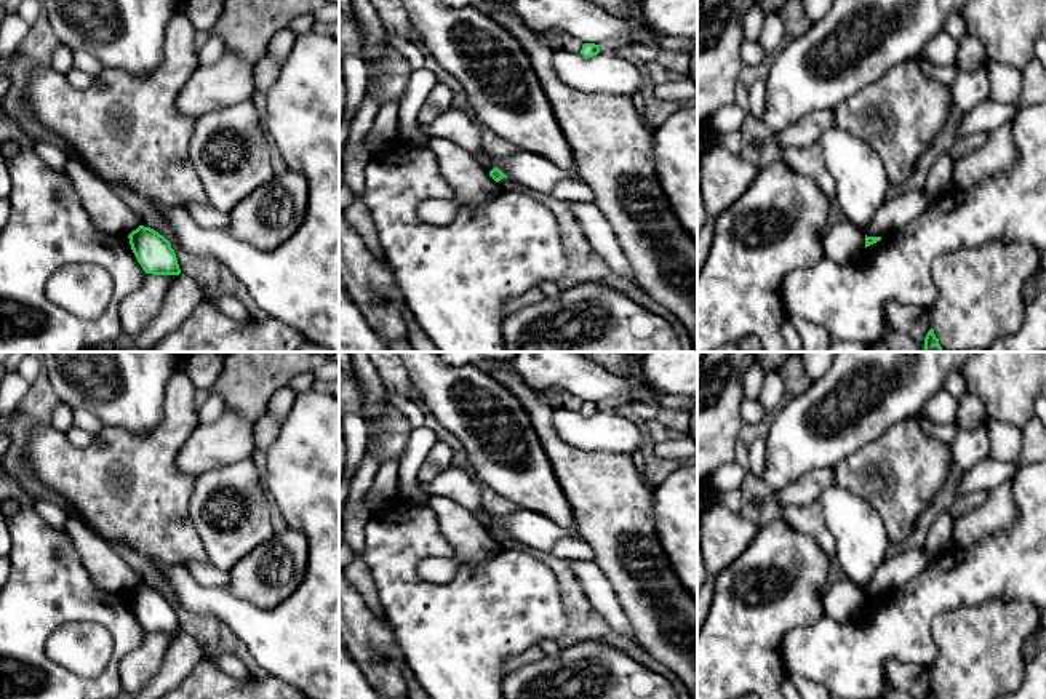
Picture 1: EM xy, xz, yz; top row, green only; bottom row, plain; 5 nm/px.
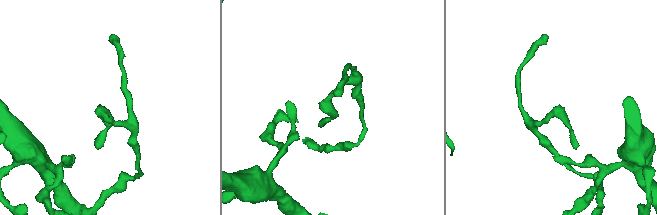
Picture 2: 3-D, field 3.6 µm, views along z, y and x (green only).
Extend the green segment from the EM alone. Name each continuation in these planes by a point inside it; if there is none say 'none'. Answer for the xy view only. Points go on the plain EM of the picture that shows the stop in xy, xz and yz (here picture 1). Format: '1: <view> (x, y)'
none

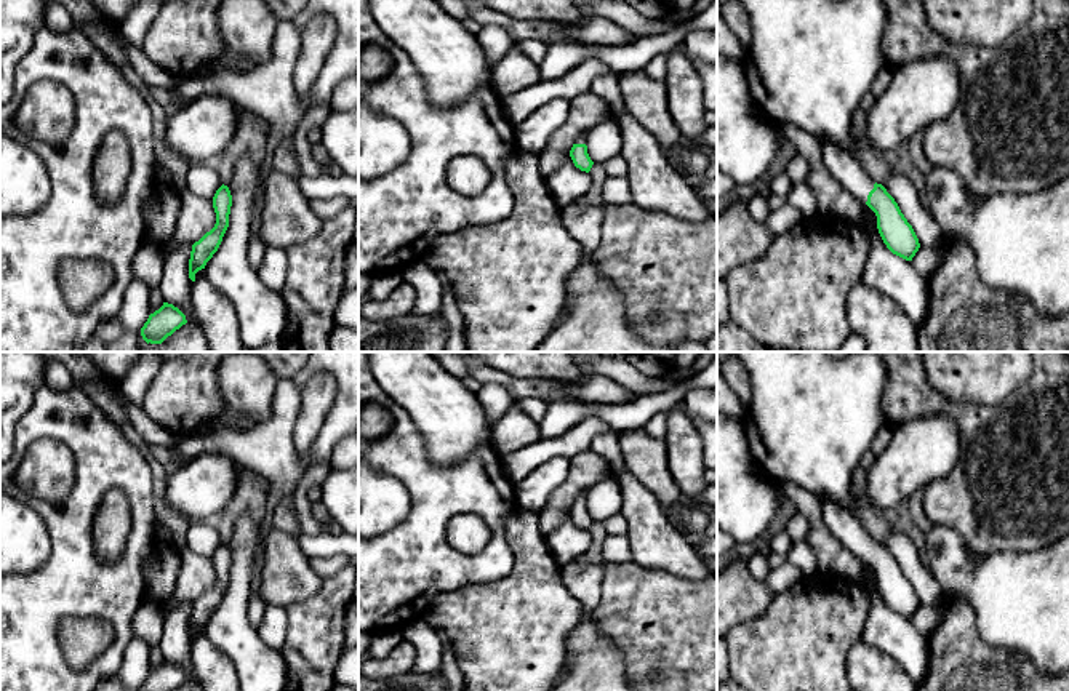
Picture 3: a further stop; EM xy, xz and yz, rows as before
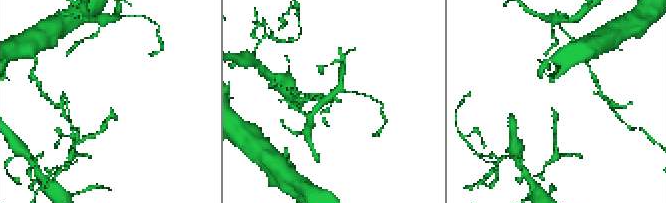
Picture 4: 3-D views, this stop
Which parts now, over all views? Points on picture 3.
1: yz (844, 525)

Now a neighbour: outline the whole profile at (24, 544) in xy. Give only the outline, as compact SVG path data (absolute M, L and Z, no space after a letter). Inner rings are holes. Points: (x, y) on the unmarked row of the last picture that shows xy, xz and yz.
M0 489L0 573L27 574L51 555L48 528L40 513Z

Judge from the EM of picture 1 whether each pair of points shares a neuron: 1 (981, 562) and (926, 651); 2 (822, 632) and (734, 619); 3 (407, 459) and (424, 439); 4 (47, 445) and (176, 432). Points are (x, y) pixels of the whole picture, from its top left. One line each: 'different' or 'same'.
1: same
2: different
3: same
4: same

